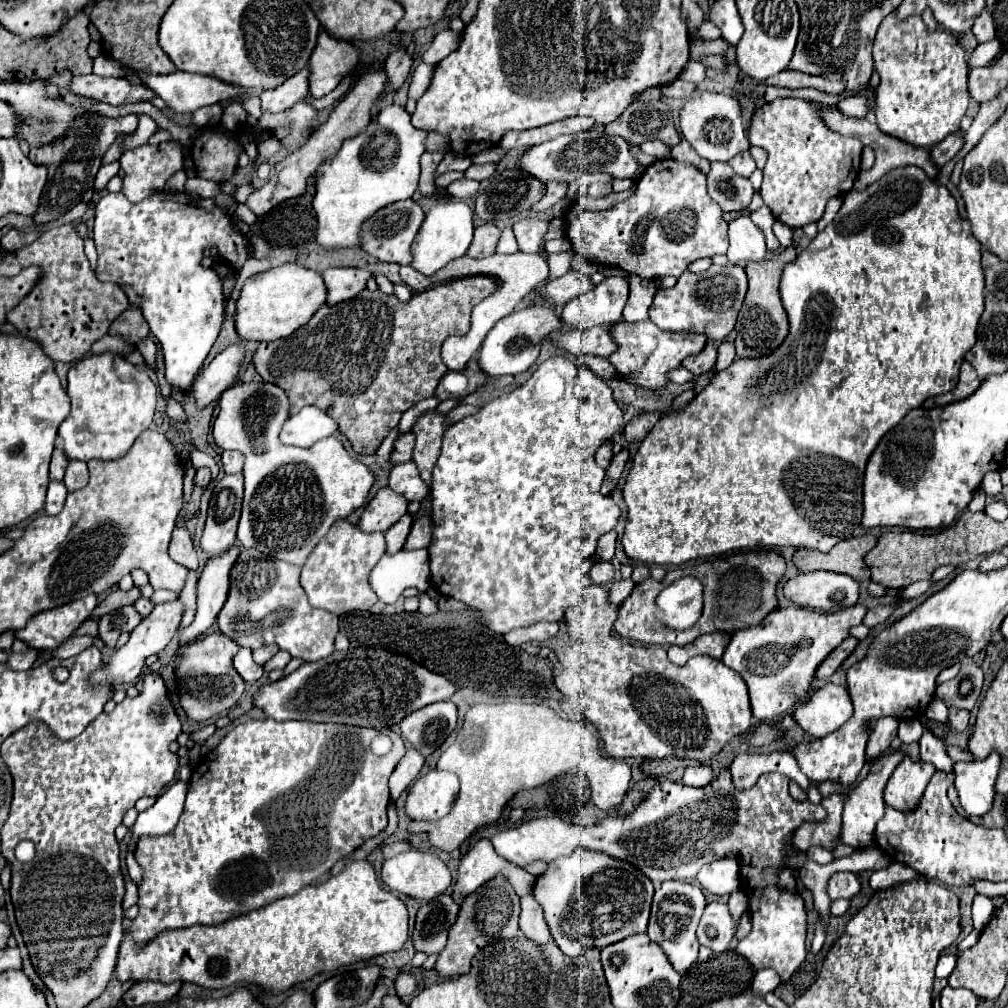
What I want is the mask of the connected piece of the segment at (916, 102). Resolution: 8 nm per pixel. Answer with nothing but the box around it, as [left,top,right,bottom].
[873,12,969,148]

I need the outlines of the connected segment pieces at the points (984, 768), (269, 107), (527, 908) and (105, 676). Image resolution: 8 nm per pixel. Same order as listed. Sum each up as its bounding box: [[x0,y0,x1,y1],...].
[[955,752,1001,818],[261,68,309,112],[519,894,551,944],[93,600,185,686]]

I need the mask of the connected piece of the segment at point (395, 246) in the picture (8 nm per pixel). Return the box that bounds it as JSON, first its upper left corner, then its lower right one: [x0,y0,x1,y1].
[361,198,425,264]

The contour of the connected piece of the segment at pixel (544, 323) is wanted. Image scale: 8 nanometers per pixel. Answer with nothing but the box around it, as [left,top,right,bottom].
[479,306,563,378]

